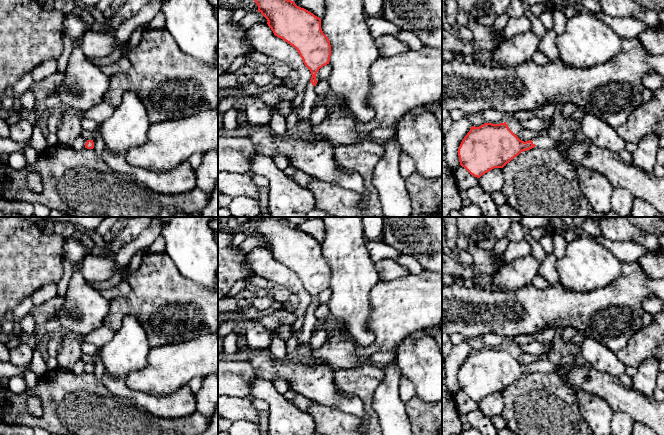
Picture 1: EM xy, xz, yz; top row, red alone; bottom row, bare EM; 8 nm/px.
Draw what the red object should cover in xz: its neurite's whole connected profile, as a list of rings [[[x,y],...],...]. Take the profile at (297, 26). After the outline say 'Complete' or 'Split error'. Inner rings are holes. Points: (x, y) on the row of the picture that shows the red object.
[[[254,0],[274,35],[293,46],[311,72],[303,102],[298,108],[299,122],[308,121],[317,98],[316,74],[329,64],[331,45],[321,29],[321,18],[291,0]]]. Split error

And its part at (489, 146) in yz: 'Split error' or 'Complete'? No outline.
Split error

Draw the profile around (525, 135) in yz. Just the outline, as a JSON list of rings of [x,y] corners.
[[[522,129],[518,134],[517,137],[522,141],[529,141],[541,136],[545,136],[547,133],[547,130],[527,130]]]

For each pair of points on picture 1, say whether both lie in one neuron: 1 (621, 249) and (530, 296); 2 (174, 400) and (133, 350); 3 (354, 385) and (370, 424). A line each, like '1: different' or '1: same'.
1: different
2: different
3: same

